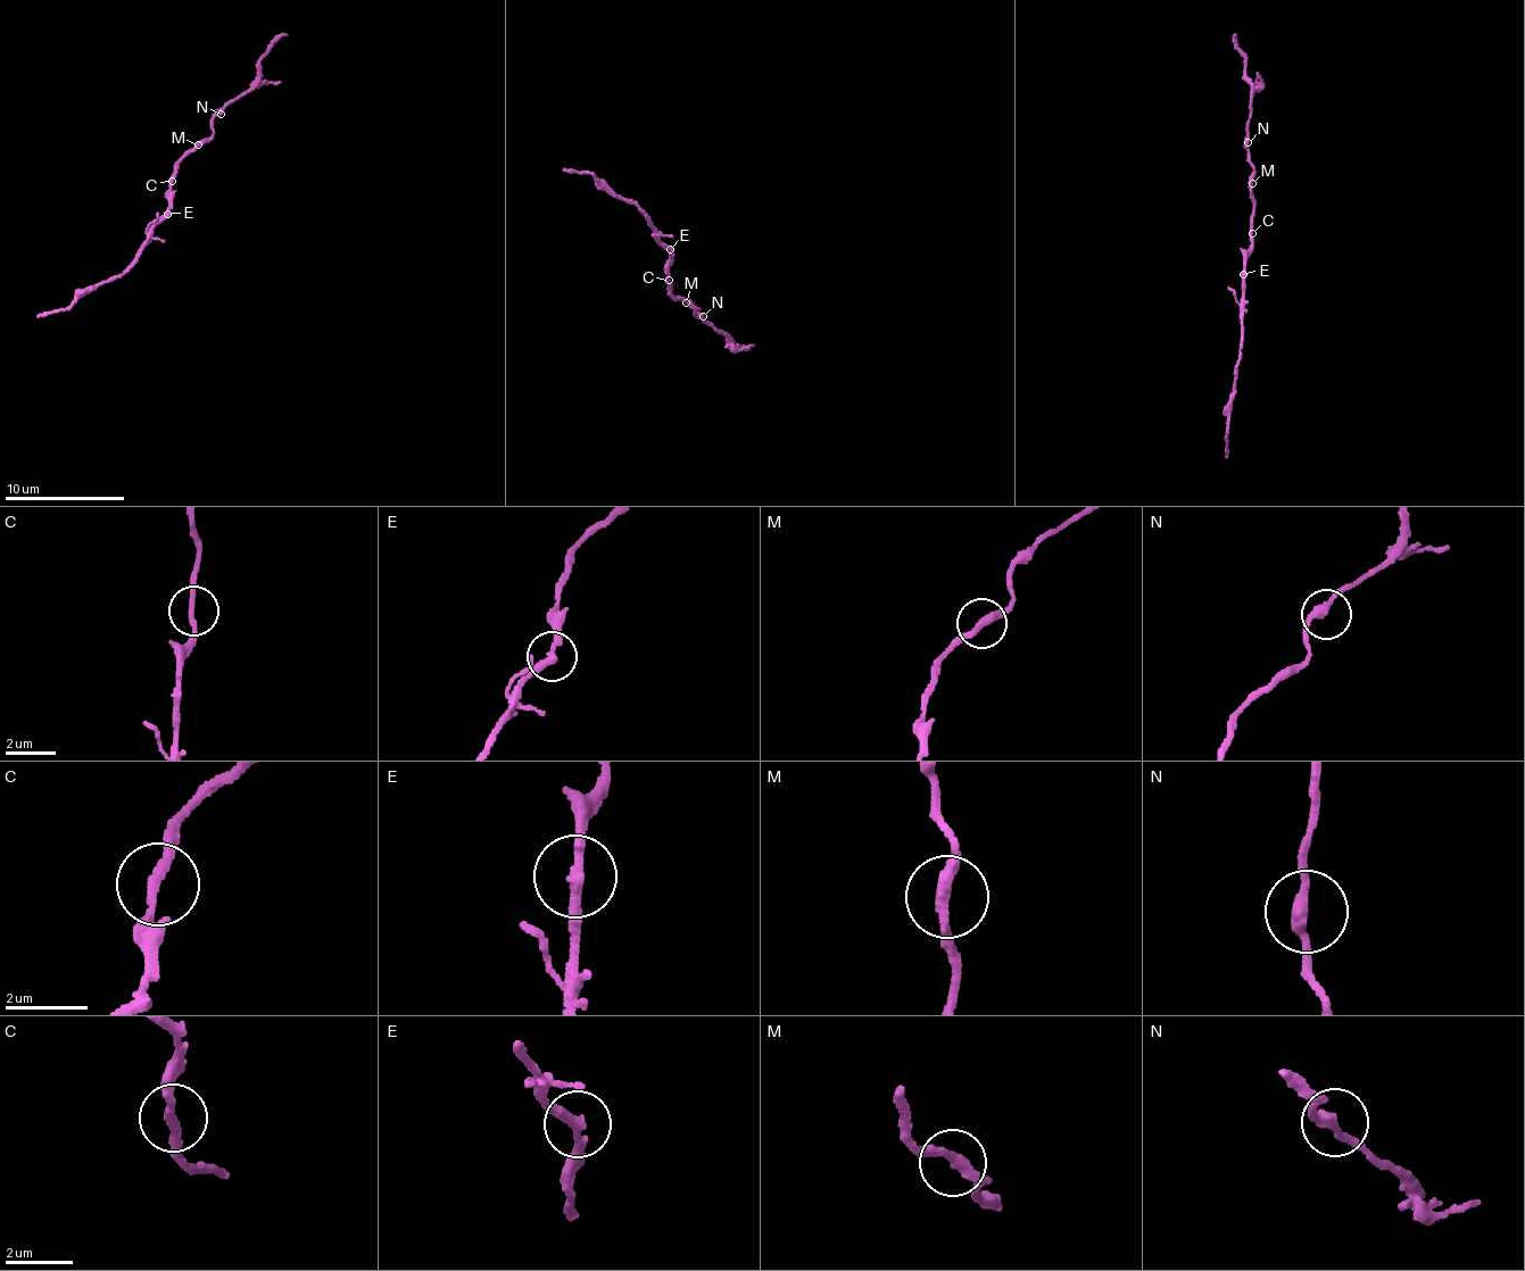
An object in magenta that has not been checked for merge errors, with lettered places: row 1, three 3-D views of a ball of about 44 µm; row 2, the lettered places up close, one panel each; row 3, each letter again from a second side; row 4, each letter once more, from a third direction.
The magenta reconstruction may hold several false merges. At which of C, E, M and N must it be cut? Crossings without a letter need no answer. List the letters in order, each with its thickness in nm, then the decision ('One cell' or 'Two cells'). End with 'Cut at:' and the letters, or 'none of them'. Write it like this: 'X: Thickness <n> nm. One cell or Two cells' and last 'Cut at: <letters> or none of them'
C: Thickness 220 nm. One cell
E: Thickness 280 nm. Two cells
M: Thickness 280 nm. One cell
N: Thickness 280 nm. One cell
Cut at: E

